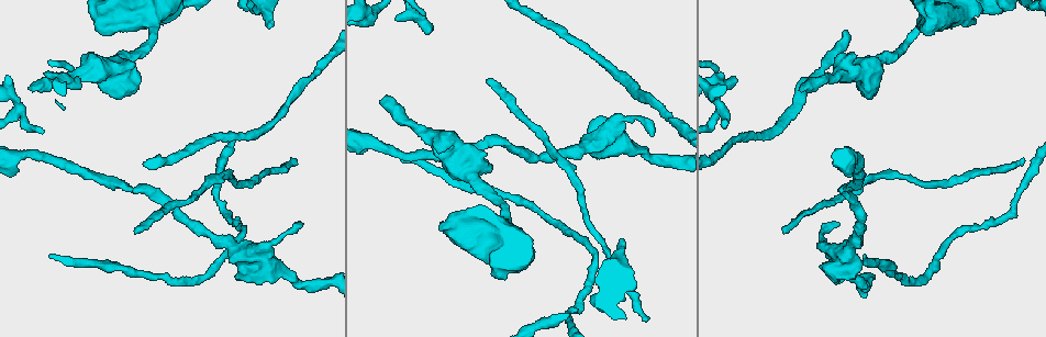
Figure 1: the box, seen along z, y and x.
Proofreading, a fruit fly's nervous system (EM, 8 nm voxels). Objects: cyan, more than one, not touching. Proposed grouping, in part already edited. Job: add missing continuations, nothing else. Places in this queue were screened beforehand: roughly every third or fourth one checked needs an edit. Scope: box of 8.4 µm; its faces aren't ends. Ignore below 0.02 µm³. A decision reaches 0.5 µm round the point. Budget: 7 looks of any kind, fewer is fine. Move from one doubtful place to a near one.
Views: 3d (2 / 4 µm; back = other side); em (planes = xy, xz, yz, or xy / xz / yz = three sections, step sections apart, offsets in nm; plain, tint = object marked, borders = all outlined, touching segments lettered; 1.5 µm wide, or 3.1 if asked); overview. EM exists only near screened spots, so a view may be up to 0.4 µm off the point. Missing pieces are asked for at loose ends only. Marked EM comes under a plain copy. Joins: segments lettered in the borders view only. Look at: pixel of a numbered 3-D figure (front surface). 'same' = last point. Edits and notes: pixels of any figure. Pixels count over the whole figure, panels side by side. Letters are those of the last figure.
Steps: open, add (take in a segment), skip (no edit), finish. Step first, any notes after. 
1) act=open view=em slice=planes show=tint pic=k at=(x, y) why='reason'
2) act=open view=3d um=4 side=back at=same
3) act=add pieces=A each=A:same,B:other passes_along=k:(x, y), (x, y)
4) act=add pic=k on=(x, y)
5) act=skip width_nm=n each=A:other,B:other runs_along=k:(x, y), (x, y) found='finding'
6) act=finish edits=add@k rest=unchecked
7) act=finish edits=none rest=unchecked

act=open view=3d um=4 side=back pic=1 at=(620, 240) why='an open end'

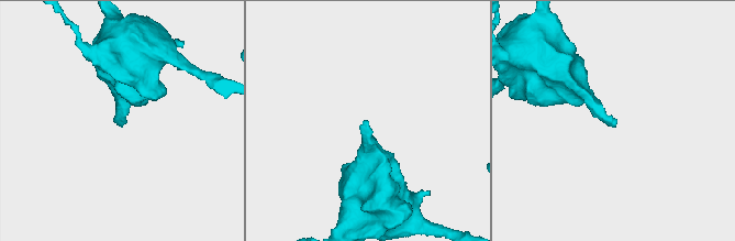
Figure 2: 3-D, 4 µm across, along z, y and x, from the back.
act=open view=em slice=xz step=8 show=borders pic=2 at=(365, 121) why='now the EM'

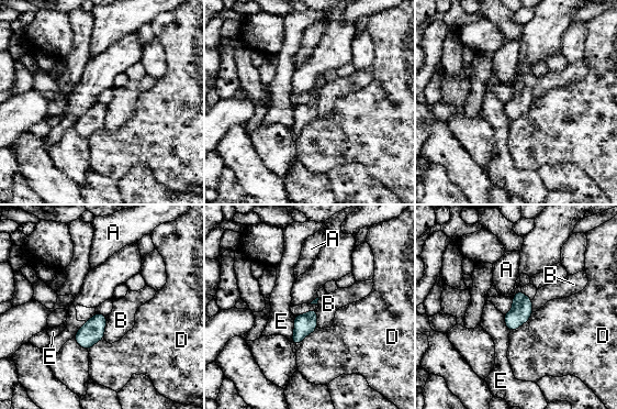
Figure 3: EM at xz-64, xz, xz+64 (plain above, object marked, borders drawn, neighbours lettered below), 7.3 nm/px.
act=open view=em slice=planes show=borders at=same

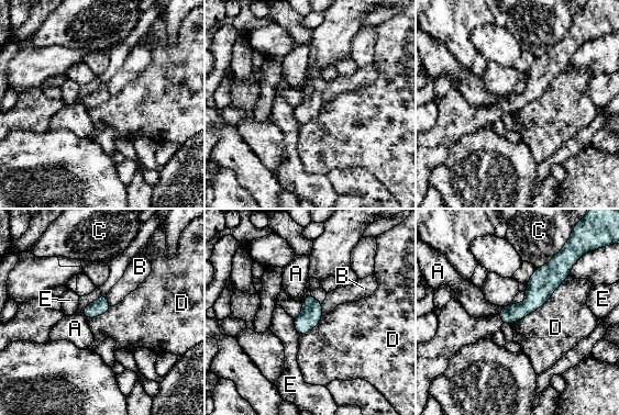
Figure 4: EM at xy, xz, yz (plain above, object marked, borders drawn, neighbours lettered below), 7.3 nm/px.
act=skip each=A:other,B:other,C:other,D:other,E:other border=4:(503, 307), (498, 314) found='no lettered segment goes on from it'

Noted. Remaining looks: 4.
act=open view=em slice=xy step=8 show=tint pic=1 at=(1024, 160) why='an open end'

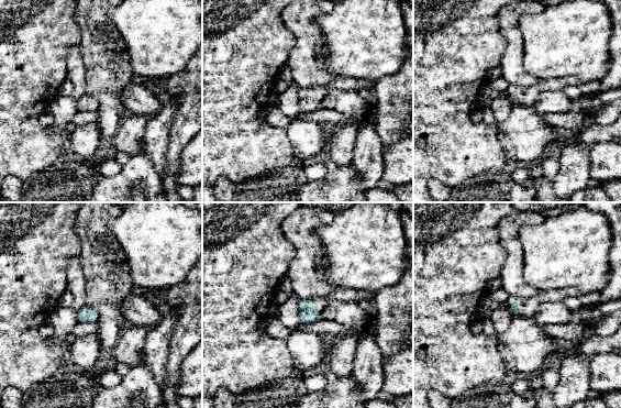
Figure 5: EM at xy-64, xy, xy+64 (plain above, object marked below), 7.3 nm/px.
act=open view=em slice=planes show=borders at=same

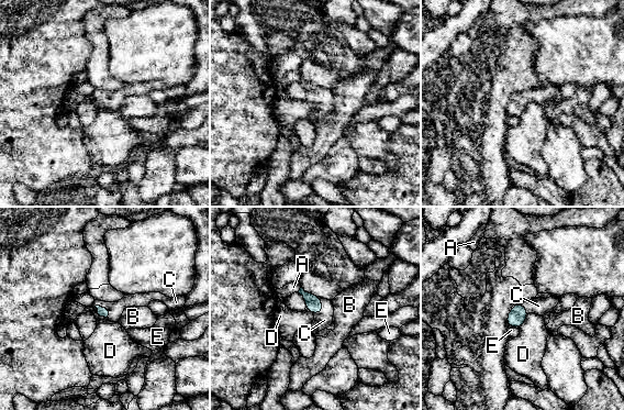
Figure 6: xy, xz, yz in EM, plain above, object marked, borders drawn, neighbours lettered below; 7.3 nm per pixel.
act=add pieces=C longest_contact=C:160nm each=A:other,B:other,C:same,D:other,E:other passes_along=6:(104, 312), (108, 308), (116, 308) found='the neuron continues'

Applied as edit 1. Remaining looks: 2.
act=finish edits=add@6 rest=unchecked

